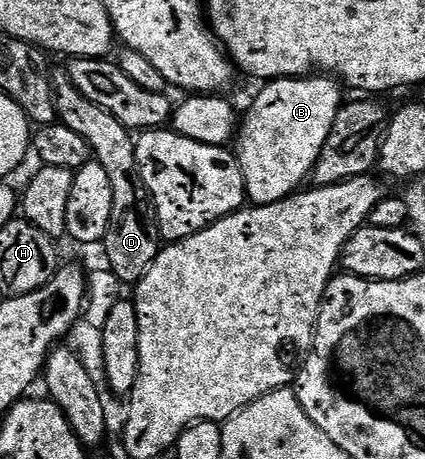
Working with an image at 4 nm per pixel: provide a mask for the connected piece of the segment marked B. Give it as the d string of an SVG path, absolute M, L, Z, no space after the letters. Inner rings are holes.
M321 73L312 77L275 79L262 87L265 88L254 97L249 112L240 120L239 134L235 139L235 154L243 173L245 194L257 205L286 199L304 184L301 183L304 179L312 176L313 166L319 161L319 153L323 153L323 145L331 133L331 125L335 125L335 117L343 106L342 84L336 78Z

